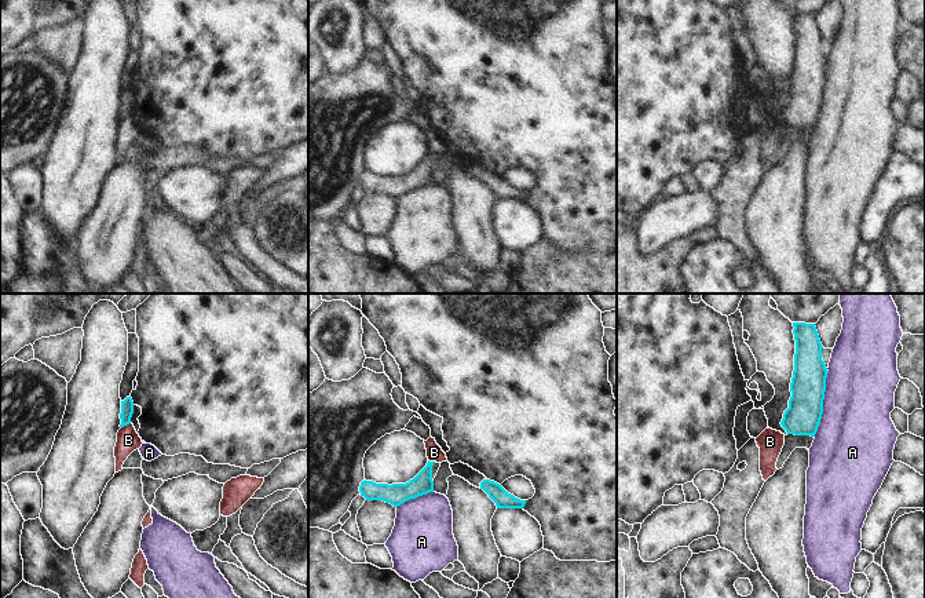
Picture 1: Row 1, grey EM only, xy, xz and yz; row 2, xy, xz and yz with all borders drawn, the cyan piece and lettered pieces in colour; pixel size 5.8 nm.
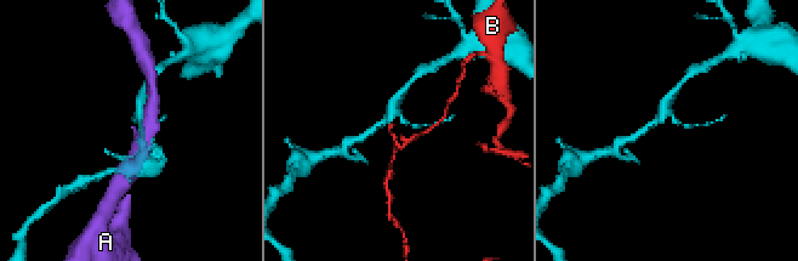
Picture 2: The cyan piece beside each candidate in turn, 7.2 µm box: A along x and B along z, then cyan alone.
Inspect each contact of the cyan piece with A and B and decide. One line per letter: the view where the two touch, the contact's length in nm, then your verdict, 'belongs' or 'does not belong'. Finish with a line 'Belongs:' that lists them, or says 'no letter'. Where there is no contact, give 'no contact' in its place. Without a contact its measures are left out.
A: yz | 420 nm | does not belong
B: xy | 70 nm | does not belong
Belongs: no letter

